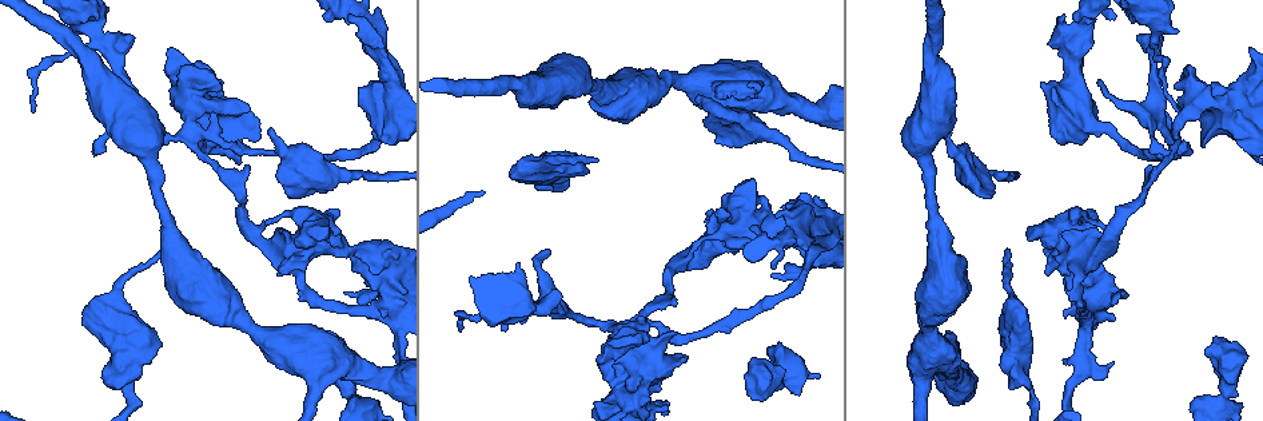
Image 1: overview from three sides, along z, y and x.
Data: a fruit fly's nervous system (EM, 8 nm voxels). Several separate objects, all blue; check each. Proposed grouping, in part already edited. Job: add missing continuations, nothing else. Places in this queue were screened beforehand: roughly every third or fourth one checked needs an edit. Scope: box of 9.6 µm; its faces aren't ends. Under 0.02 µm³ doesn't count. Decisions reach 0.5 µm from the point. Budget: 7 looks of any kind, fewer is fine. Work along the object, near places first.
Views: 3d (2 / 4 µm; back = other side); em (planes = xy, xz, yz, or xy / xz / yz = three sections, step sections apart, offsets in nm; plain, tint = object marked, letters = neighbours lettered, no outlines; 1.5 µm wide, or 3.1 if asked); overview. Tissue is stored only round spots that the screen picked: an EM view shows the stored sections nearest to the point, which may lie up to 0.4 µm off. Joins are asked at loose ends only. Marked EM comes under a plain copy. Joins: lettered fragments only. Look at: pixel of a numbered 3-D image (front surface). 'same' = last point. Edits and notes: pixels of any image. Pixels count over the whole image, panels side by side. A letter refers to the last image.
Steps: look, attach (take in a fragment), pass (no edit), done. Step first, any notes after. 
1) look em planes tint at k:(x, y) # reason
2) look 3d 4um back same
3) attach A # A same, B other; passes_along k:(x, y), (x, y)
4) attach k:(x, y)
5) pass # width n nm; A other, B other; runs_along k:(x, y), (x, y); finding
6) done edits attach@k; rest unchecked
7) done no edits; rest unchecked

look em planes letters at 1:(270, 133) # branch stops here

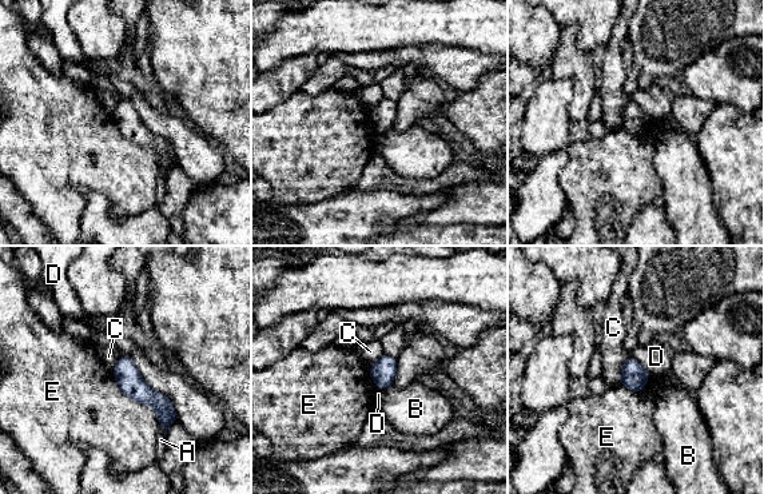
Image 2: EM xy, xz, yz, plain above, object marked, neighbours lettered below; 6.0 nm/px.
pass # width 150 nm; longest_contact E 440 nm; A other, B other, C other, D other, E other; none of them fits

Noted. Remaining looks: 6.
look em planes letters at 1:(1009, 252) # tapers out

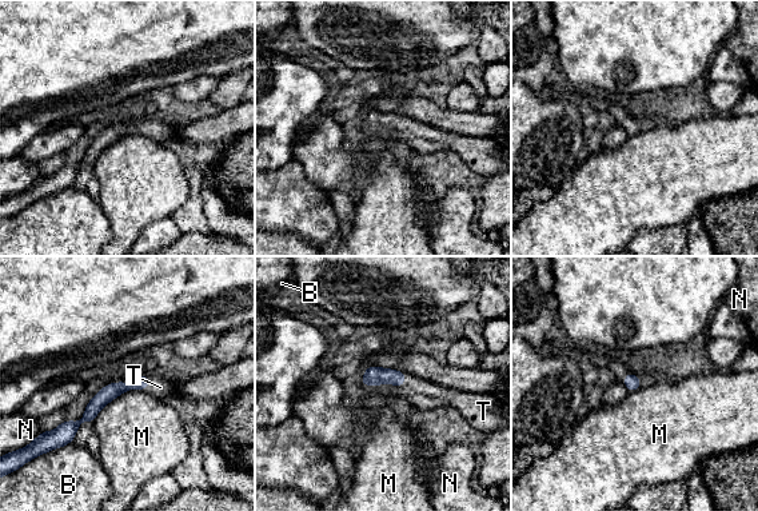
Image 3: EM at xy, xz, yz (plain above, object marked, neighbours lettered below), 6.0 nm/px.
attach T # longest_contact M 400 nm; B other, M other, N other, T same; it goes on there

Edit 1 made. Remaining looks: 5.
look overview

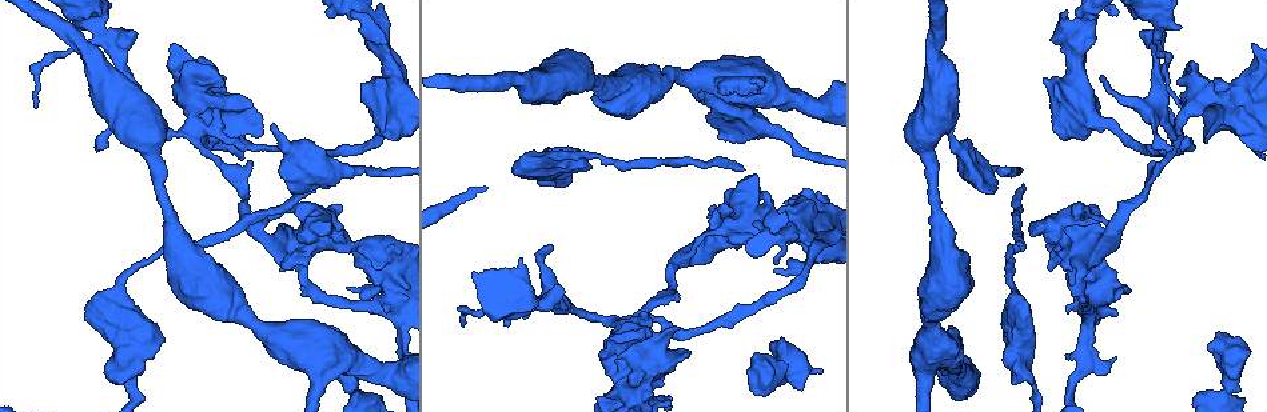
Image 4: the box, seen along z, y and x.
look em xz step 4 tint at 4:(743, 171) # end of a long branch

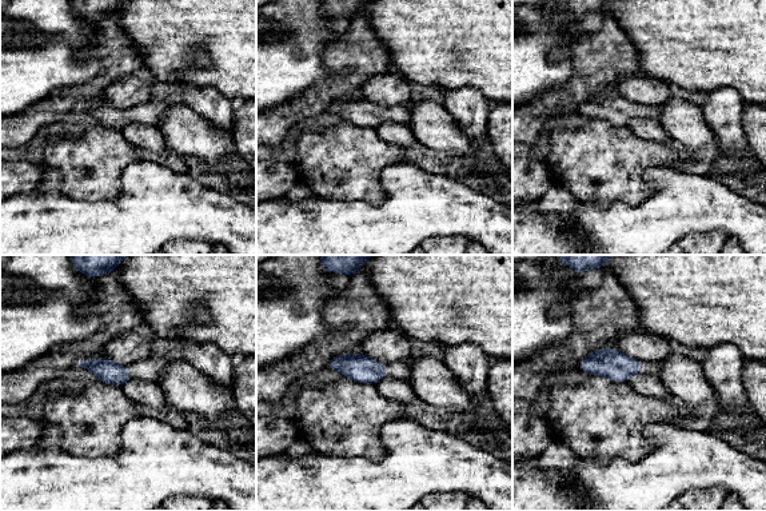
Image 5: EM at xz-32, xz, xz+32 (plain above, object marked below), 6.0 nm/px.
look em planes letters same

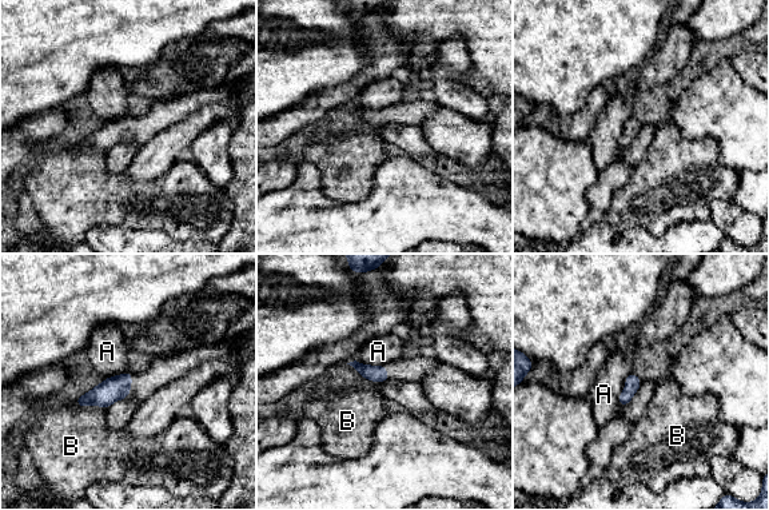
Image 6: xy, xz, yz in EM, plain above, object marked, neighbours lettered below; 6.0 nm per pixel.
pass # A other, B other; border 6:(72, 402), (106, 409); no lettered fragment goes on from it

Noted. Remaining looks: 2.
done edits attach@3; rest unchecked

